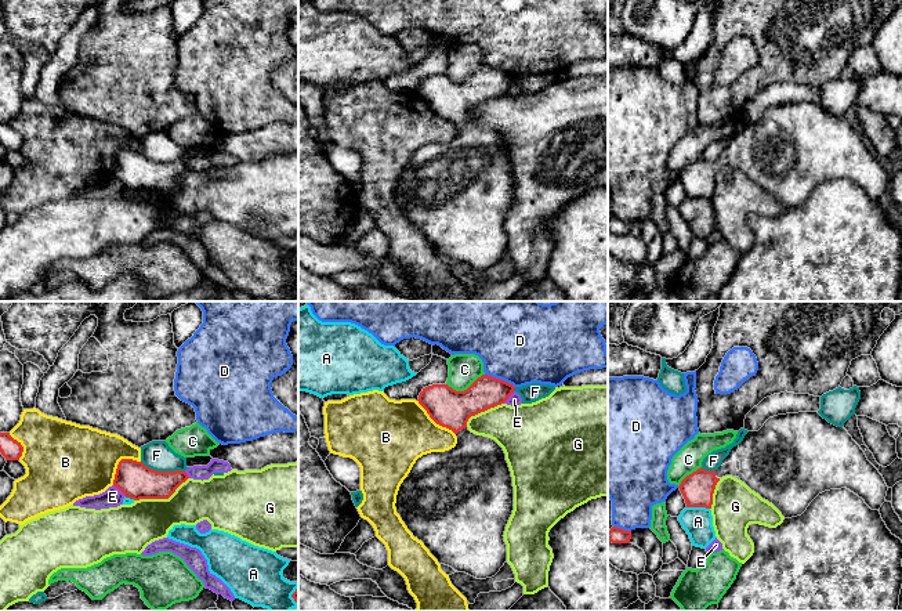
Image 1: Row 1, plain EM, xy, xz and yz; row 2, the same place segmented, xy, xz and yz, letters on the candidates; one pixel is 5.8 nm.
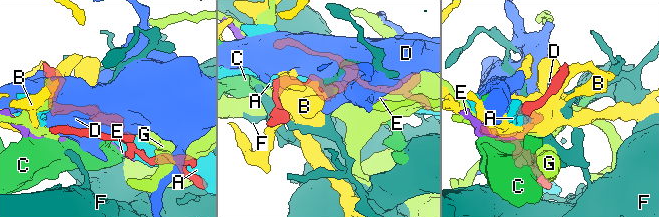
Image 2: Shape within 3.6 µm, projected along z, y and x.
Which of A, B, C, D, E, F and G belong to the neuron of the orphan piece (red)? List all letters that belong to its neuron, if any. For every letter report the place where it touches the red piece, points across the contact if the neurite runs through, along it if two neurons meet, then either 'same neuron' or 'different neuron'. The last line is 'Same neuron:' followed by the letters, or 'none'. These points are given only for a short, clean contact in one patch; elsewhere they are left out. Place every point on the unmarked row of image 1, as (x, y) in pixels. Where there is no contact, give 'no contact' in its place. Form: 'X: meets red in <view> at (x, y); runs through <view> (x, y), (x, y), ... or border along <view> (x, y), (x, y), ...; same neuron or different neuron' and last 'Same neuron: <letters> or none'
A: meets red in yz at (698, 196); different neuron
B: meets red in xy at (119, 154); different neuron
C: meets red in xz at (464, 80); border along xz (484, 64), (463, 80), (453, 80), (446, 75); different neuron
D: meets red in xz at (499, 69); different neuron
E: meets red in xy at (119, 180); different neuron
F: meets red in xy at (163, 162); different neuron
G: meets red in xy at (160, 188); different neuron
Same neuron: none

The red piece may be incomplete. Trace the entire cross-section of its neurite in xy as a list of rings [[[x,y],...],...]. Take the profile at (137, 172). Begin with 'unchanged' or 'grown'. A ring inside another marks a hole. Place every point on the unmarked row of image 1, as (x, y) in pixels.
unchanged; [[[122,149],[116,159],[113,177],[134,191],[169,189],[188,169],[185,162],[156,162],[142,152]]]

